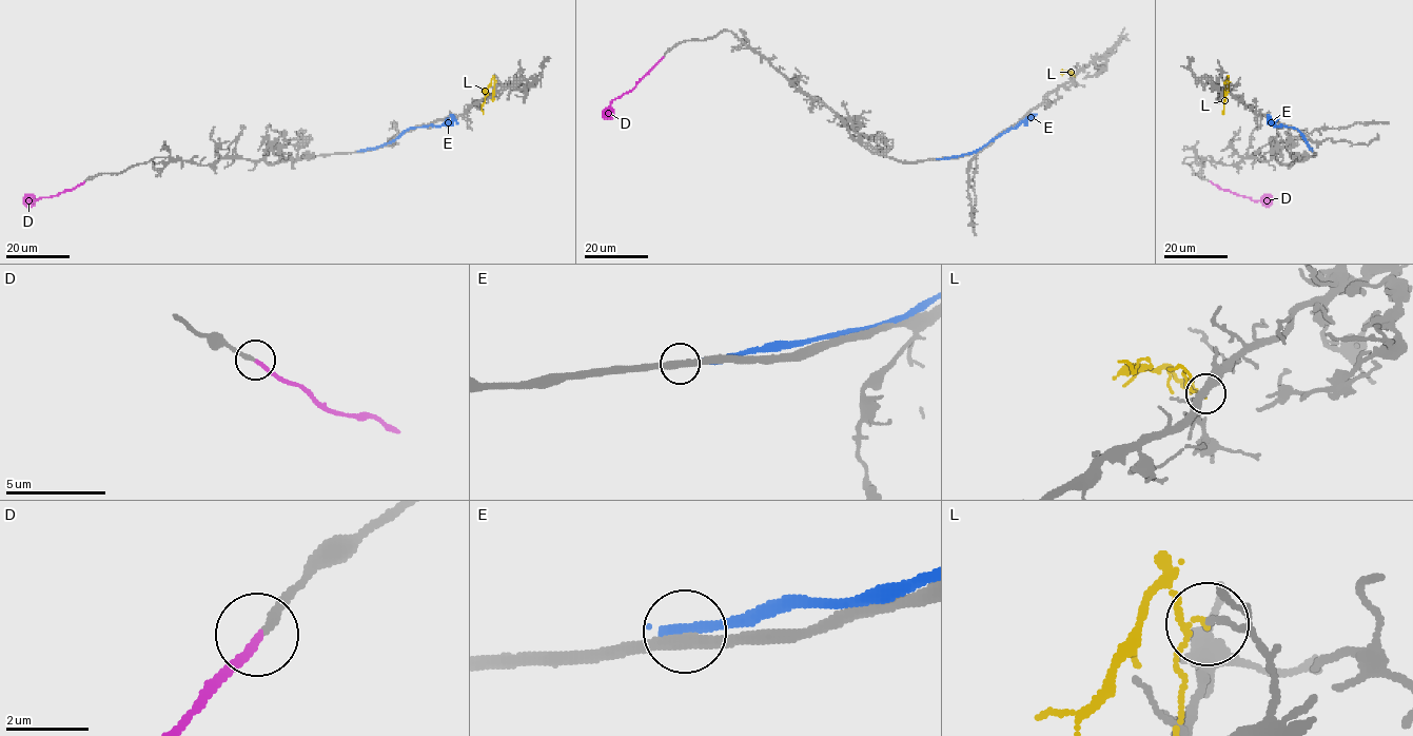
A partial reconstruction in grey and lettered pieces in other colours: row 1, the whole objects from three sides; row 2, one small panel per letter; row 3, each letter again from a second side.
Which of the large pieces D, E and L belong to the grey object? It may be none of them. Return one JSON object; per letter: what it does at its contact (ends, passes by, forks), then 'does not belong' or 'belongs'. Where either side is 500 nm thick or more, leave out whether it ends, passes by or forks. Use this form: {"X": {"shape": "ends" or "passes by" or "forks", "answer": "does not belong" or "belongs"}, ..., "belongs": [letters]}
{"D": {"shape": "ends", "answer": "belongs"}, "E": {"shape": "ends", "answer": "does not belong"}, "L": {"shape": "passes by", "answer": "does not belong"}, "belongs": ["D"]}

